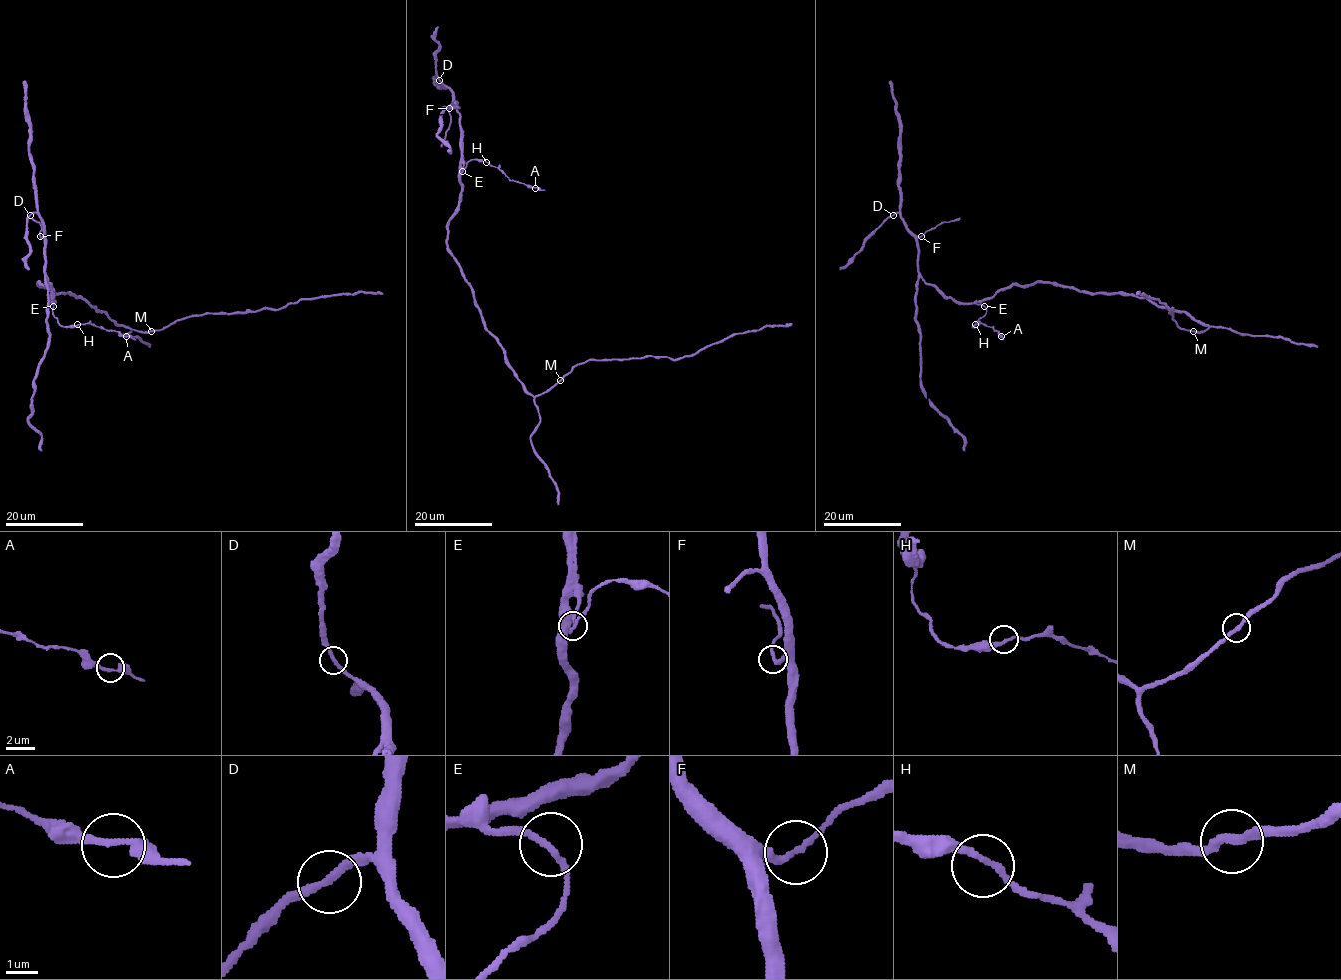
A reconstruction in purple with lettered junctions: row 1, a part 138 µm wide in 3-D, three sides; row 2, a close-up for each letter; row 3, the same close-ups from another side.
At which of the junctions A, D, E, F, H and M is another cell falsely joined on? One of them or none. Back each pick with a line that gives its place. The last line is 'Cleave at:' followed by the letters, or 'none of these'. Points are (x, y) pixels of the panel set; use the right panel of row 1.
Cleave at: none of these

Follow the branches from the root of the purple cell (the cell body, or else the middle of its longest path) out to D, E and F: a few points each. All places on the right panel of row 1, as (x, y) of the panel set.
D: (1106, 293), (1035, 282), (1009, 285), (973, 303), (955, 303), (922, 277), (917, 238), (898, 212), (893, 215)
E: (1106, 293), (1087, 293), (1057, 283), (1035, 282), (1001, 288), (993, 296), (976, 303), (984, 306)
F: (1106, 293), (1035, 282), (1009, 285), (973, 303), (955, 303), (929, 285), (918, 271), (916, 238), (921, 237)

